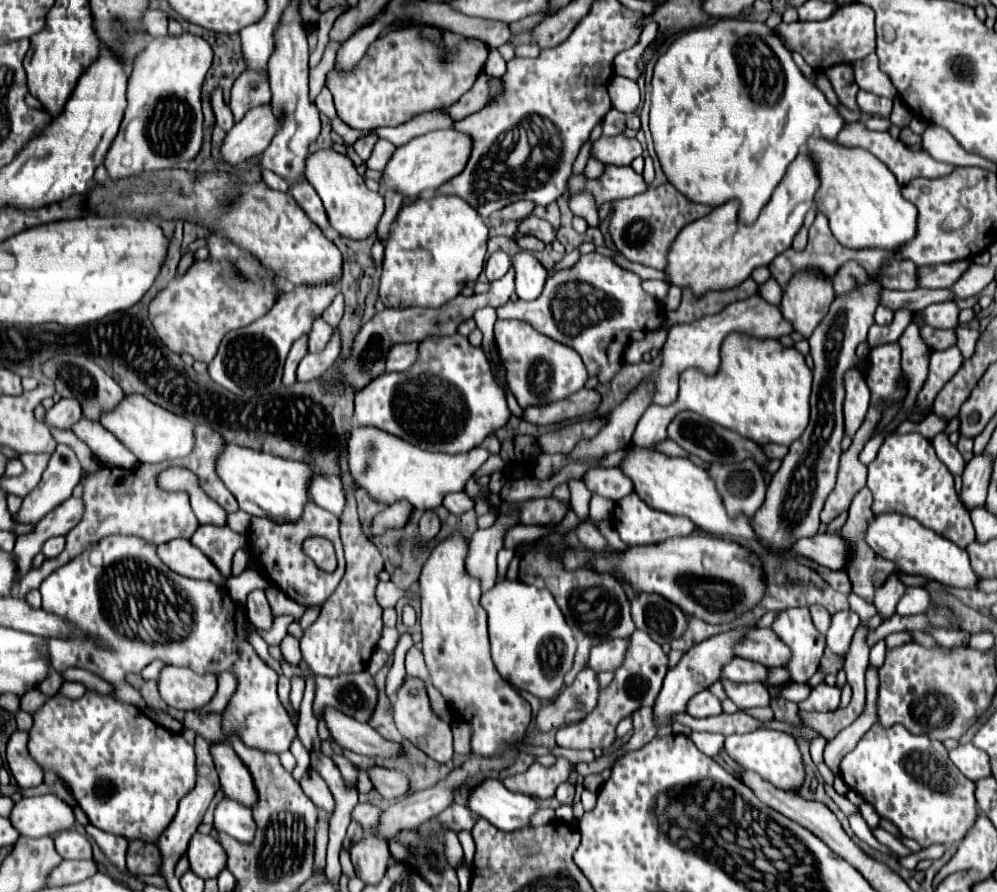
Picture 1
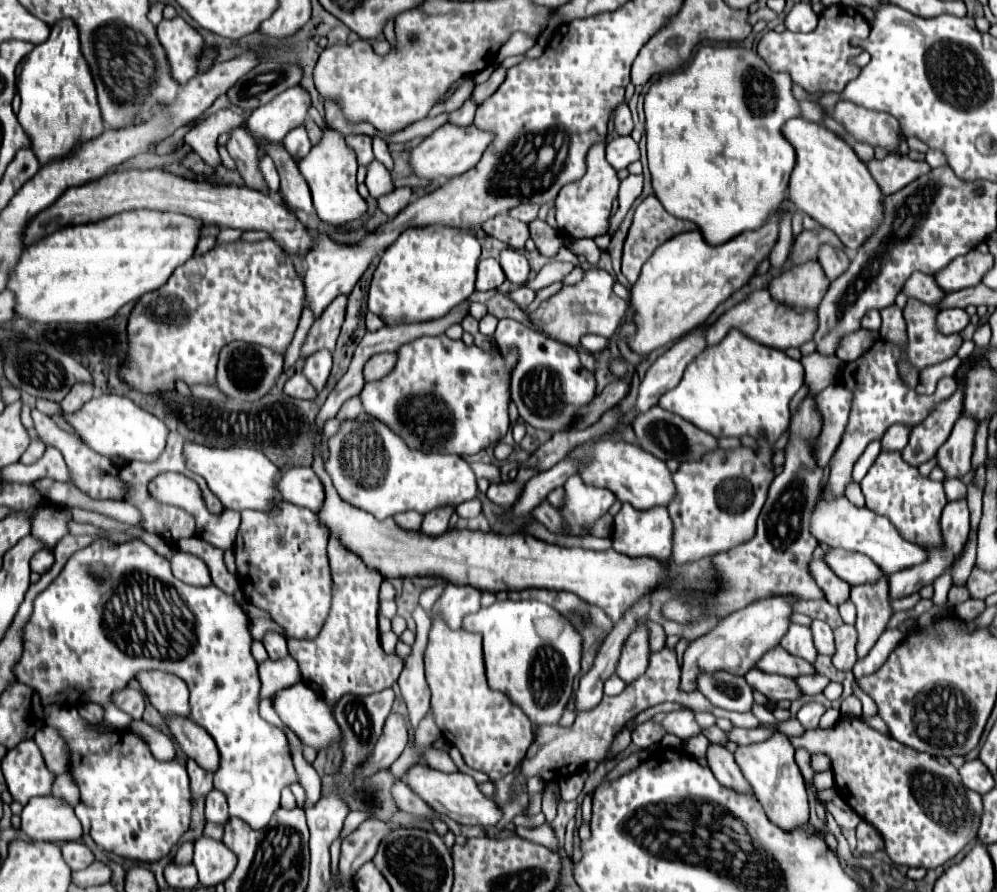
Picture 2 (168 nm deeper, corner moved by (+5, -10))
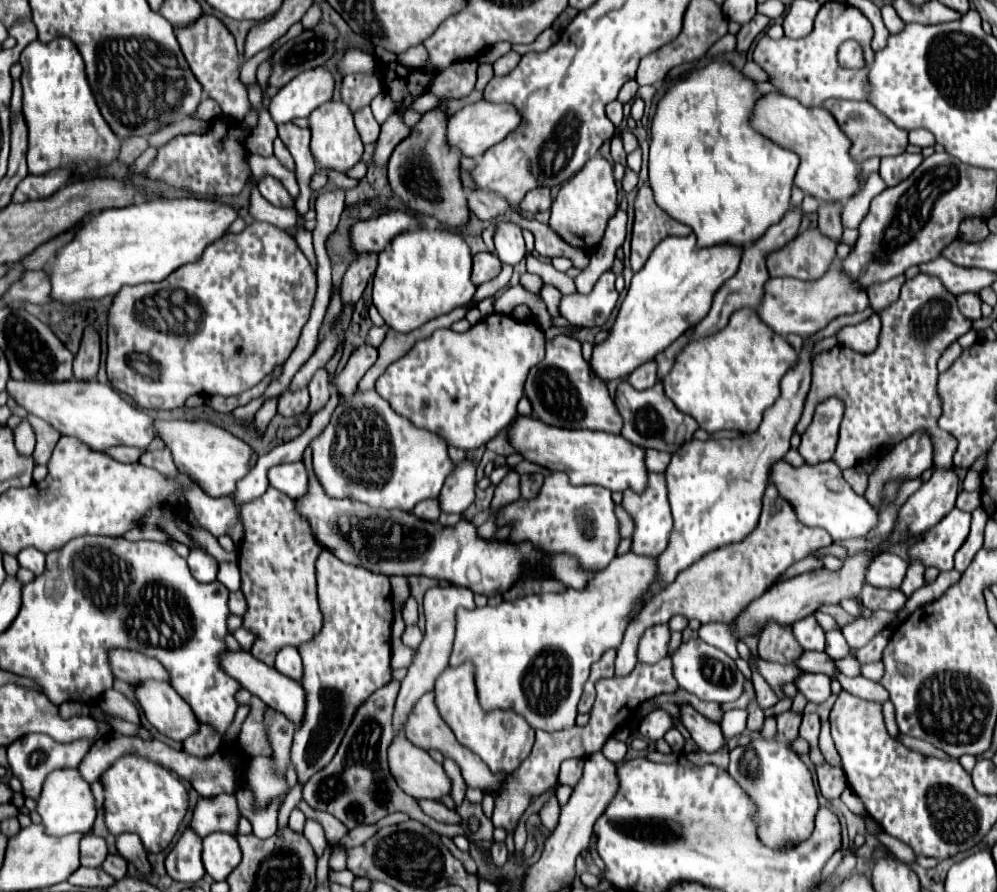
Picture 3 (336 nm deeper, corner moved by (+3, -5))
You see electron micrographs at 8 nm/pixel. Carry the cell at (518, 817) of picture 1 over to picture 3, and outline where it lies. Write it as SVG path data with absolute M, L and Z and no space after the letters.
M394 737L388 747L388 769L404 793L414 799L440 799L450 793L450 779L428 751L404 737Z

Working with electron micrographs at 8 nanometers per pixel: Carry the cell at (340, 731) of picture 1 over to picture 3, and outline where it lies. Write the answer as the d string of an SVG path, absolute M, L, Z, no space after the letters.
M228 651L228 653L224 653L224 661L220 661L220 663L224 665L224 671L230 677L236 677L236 681L240 681L240 685L244 689L248 689L252 695L260 697L268 707L284 713L288 719L292 719L296 725L300 725L300 721L304 717L304 705L306 705L304 689L300 683L288 679L280 671L276 671L274 667L268 667L266 663L258 661L248 651Z

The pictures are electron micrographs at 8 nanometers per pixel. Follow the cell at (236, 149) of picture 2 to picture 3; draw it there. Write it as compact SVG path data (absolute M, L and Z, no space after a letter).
M262 177L258 183L258 189L262 193L264 199L268 199L272 205L276 207L294 207L294 199L290 197L290 193L282 187L282 183L274 177Z

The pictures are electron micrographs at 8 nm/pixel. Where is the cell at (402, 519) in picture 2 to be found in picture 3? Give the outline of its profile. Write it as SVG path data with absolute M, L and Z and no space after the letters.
M432 499L432 501L420 501L420 505L416 505L414 509L412 509L412 513L416 515L416 517L420 517L420 519L428 519L428 521L438 521L438 517L440 517L440 503L438 503L438 499Z

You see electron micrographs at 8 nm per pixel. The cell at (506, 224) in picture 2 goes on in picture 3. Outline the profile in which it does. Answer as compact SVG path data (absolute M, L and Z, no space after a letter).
M482 189L470 191L468 207L480 219L494 219L498 215L504 215L510 209L510 205L502 197L496 197L494 193L484 193Z

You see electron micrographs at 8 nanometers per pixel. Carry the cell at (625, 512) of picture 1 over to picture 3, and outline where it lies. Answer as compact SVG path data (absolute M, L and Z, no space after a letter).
M658 473L658 489L644 489L644 493L626 489L622 505L636 523L632 551L638 555L658 557L668 547L668 533L672 533L664 473Z

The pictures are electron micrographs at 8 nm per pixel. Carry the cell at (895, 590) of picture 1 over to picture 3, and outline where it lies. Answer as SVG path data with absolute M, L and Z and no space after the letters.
M952 509L938 525L910 545L910 559L920 559L926 567L936 565L940 571L954 567L954 555L966 541L970 531L970 513Z

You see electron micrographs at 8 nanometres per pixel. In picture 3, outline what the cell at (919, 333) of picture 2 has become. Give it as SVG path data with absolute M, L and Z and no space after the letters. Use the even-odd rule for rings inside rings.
M924 273L908 279L898 301L894 301L888 309L882 309L878 315L882 319L882 331L878 347L872 353L862 355L848 347L836 345L814 357L812 389L796 431L800 435L806 431L816 405L830 397L838 397L844 403L840 441L834 455L840 469L860 465L862 461L876 457L884 447L894 447L916 431L926 431L934 441L932 469L936 469L936 465L952 465L956 439L950 437L950 433L940 431L936 425L942 413L936 391L936 361L952 341L970 331L972 321L960 313L956 297L948 293L936 277L928 277ZM918 327L922 329L922 335Z

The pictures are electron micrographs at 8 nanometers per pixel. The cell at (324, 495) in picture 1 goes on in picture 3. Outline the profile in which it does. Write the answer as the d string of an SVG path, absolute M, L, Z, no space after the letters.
M302 461L274 465L272 469L268 469L268 481L270 487L280 489L290 499L298 499L308 491L308 475Z

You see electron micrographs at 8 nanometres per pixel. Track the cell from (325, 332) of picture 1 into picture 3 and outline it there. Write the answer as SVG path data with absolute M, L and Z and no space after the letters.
M320 369L310 385L308 385L308 391L310 391L310 405L308 405L308 415L314 415L318 413L320 409L324 409L324 405L328 403L330 399L330 377L326 373L326 369Z

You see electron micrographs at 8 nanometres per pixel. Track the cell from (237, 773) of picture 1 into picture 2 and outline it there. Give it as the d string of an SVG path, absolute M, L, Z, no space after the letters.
M166 716L166 720L174 734L174 740L182 746L182 750L188 754L188 758L196 760L200 768L214 774L218 770L220 754L218 754L218 748L214 746L214 740L210 738L210 734L206 734L206 730L202 730L202 726L194 724L190 718Z

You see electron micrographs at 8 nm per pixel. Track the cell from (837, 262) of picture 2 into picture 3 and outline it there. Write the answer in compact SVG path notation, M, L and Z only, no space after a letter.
M820 203L818 207L818 227L824 235L828 235L830 239L834 239L836 243L840 241L842 237L842 221L840 221L840 209L842 209L842 203L836 203L836 205L824 205Z

